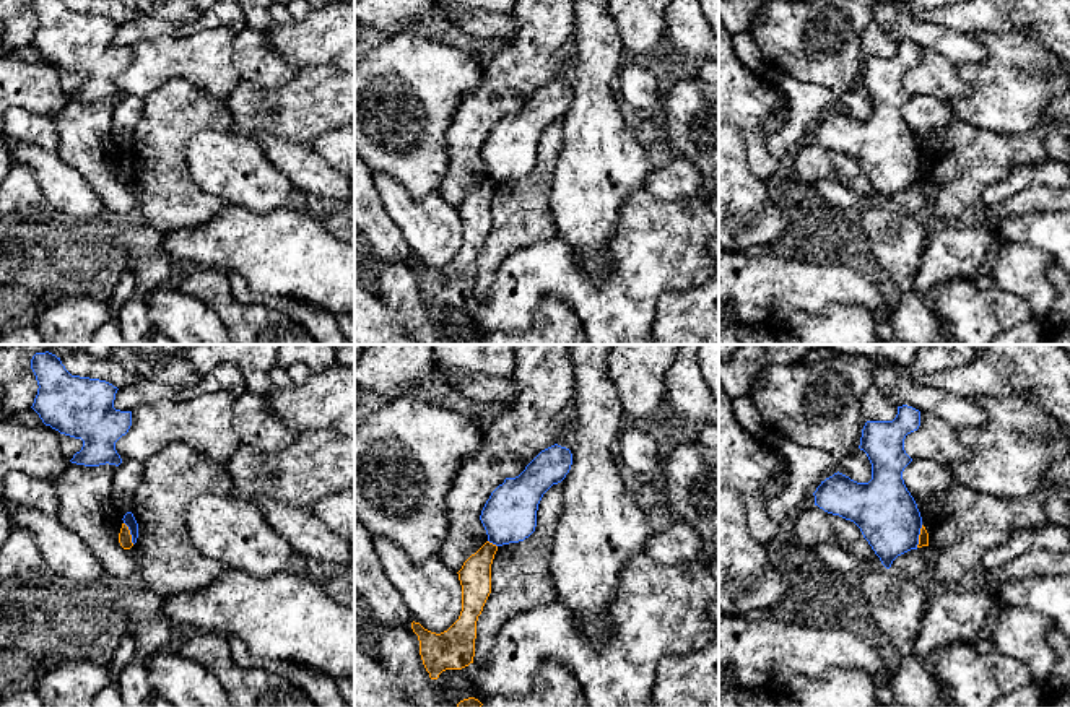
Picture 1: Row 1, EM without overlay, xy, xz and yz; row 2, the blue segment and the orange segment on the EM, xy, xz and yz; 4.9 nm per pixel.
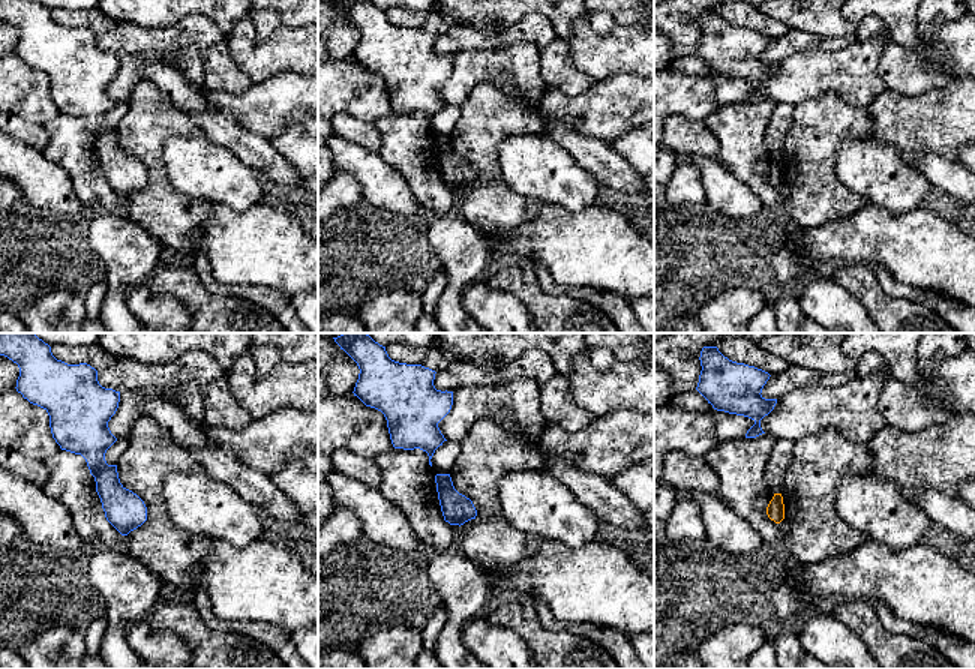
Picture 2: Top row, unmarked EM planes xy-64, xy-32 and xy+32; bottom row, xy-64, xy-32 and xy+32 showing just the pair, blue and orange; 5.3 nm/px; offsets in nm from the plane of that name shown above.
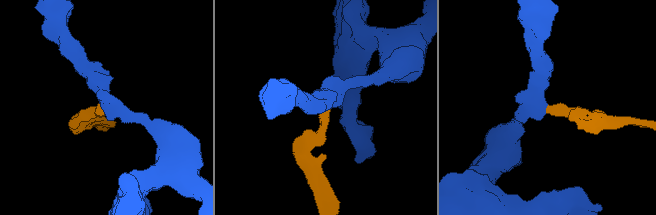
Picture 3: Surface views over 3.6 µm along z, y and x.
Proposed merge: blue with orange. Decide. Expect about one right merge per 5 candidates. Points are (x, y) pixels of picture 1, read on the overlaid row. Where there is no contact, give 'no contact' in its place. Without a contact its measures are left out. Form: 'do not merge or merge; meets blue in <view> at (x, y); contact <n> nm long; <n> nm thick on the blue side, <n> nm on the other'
do not merge; meets blue in yz at (917, 537); contact 120 nm long; 300 nm thick on the blue side, 50 nm on the other

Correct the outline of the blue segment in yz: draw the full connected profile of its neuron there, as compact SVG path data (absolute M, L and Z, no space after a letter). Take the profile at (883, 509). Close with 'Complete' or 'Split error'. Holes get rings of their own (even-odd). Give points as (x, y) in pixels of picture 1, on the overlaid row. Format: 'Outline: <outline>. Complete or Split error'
Outline: M903 405L893 421L867 421L860 445L872 463L872 479L857 483L842 473L821 481L815 505L854 522L881 564L917 549L922 517L903 471L912 462L904 450L907 434L920 426L920 411Z. Complete

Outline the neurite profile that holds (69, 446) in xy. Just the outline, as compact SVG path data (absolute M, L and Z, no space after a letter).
M60 434L60 450L65 458L72 460L76 452L80 452L83 447L81 439L75 439L65 434Z

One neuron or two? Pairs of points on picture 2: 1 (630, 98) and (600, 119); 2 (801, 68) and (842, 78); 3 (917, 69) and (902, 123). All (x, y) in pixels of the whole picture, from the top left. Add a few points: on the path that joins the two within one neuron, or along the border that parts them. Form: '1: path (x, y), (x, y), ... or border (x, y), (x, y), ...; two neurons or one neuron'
1: path (623, 101), (608, 111); one neuron
2: path (812, 71), (831, 71); one neuron
3: border (944, 86), (918, 95), (902, 95), (887, 89); two neurons

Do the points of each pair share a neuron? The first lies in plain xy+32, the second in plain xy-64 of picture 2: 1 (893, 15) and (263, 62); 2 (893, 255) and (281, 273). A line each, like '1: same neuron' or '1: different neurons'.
1: different neurons
2: same neuron

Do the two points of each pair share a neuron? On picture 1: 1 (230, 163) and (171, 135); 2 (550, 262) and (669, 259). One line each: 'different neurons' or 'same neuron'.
1: different neurons
2: same neuron

